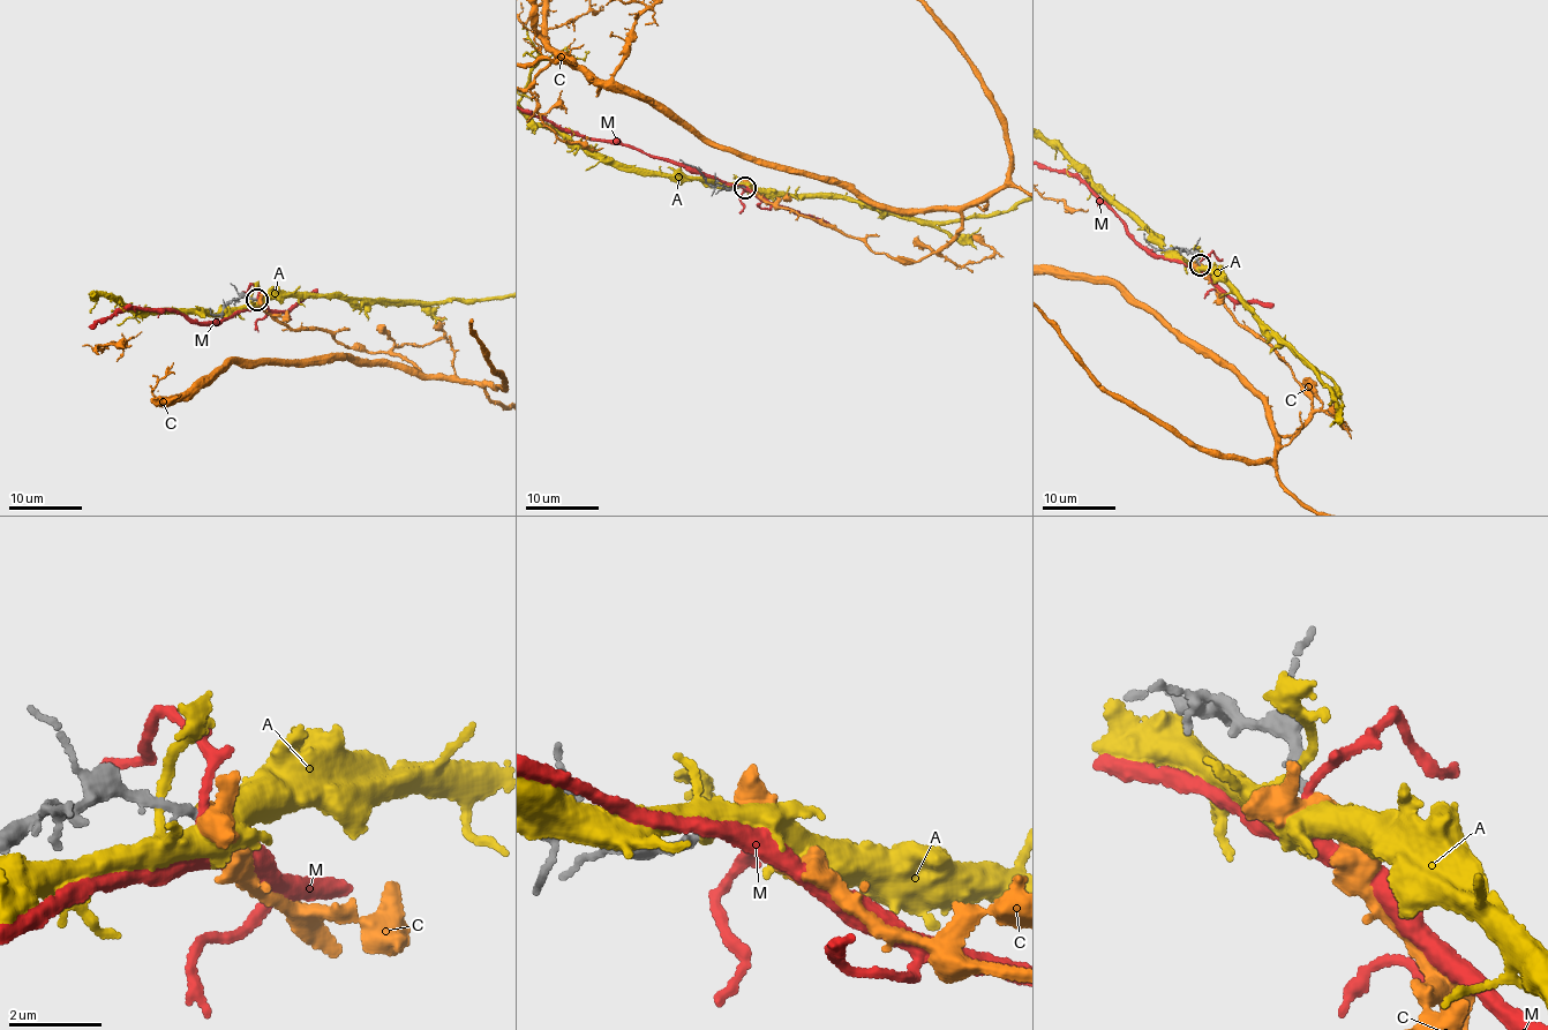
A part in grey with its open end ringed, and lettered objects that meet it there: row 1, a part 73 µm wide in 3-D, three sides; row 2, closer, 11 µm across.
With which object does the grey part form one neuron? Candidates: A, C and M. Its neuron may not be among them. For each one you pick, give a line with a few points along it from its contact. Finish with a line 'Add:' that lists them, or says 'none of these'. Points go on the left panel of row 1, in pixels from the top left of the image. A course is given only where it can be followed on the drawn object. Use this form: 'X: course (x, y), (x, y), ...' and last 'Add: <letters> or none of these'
Add: C

